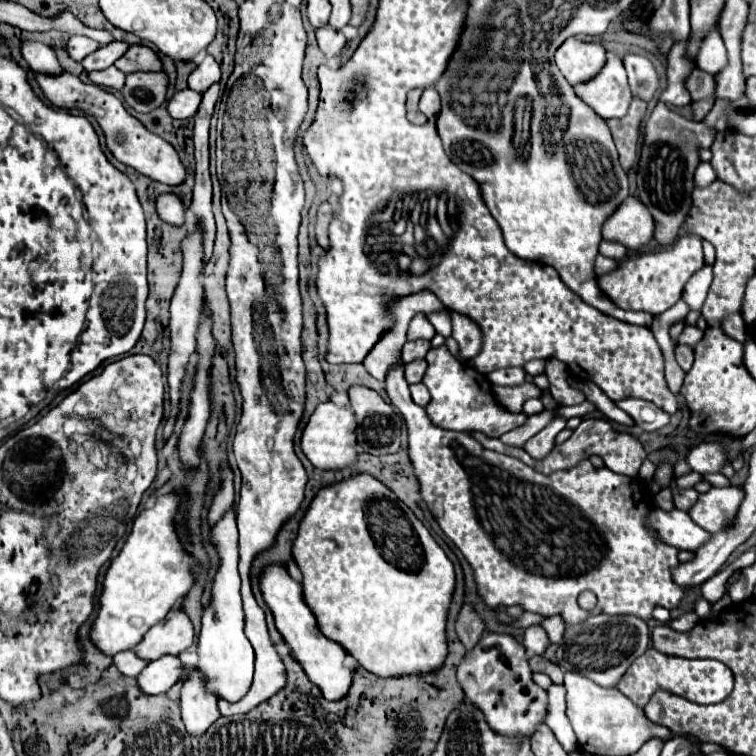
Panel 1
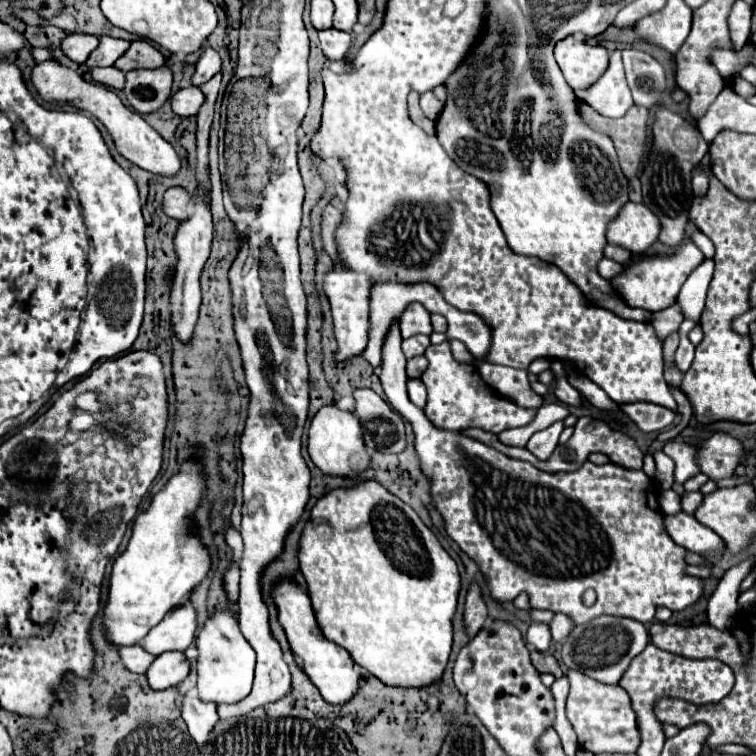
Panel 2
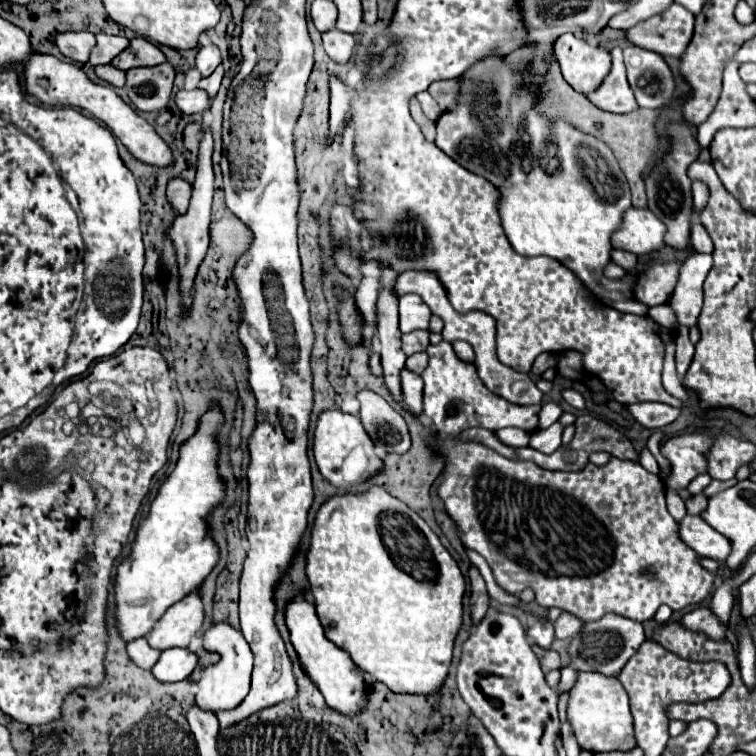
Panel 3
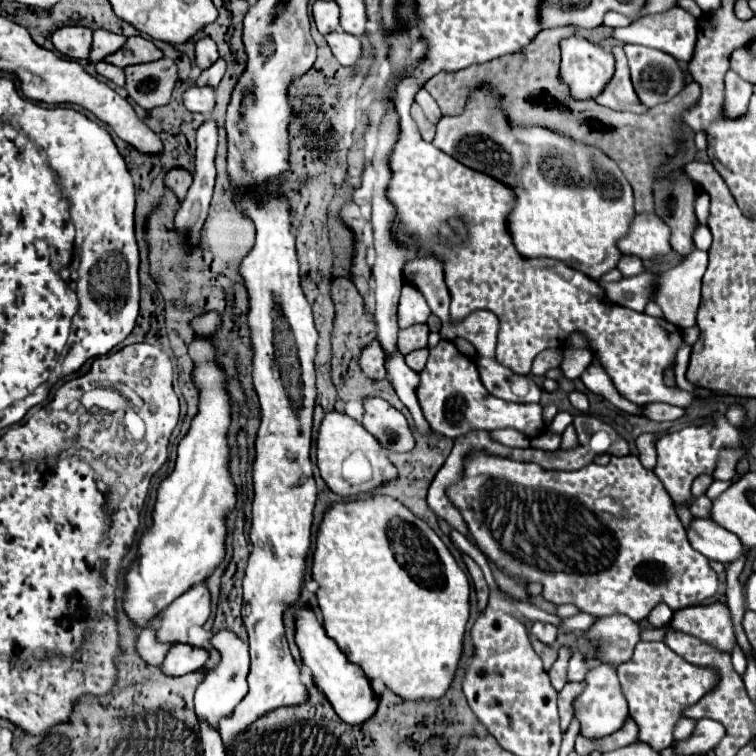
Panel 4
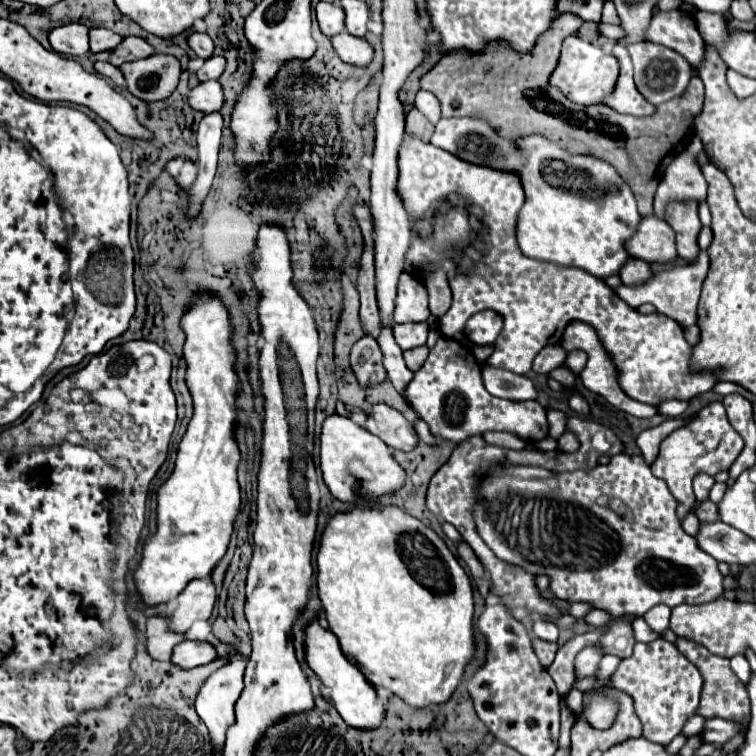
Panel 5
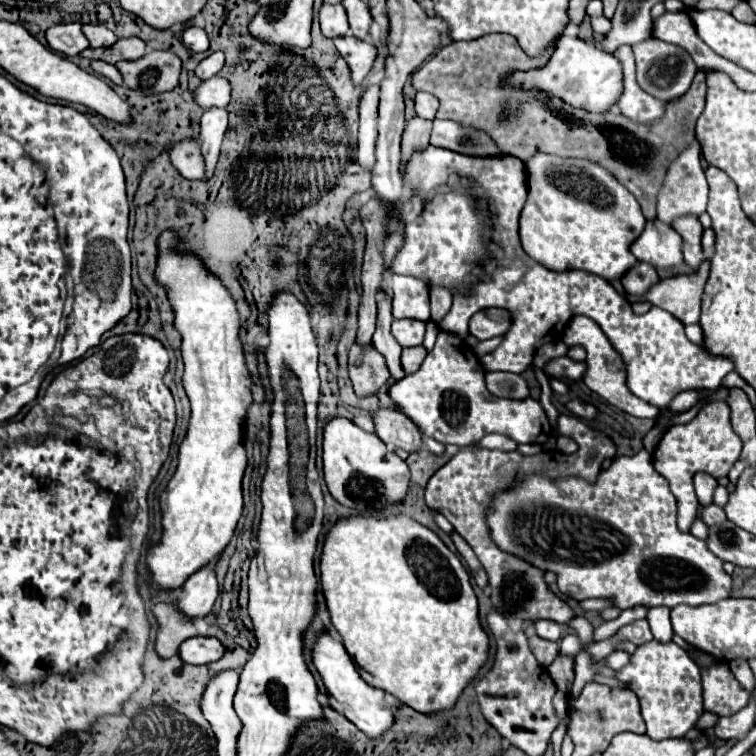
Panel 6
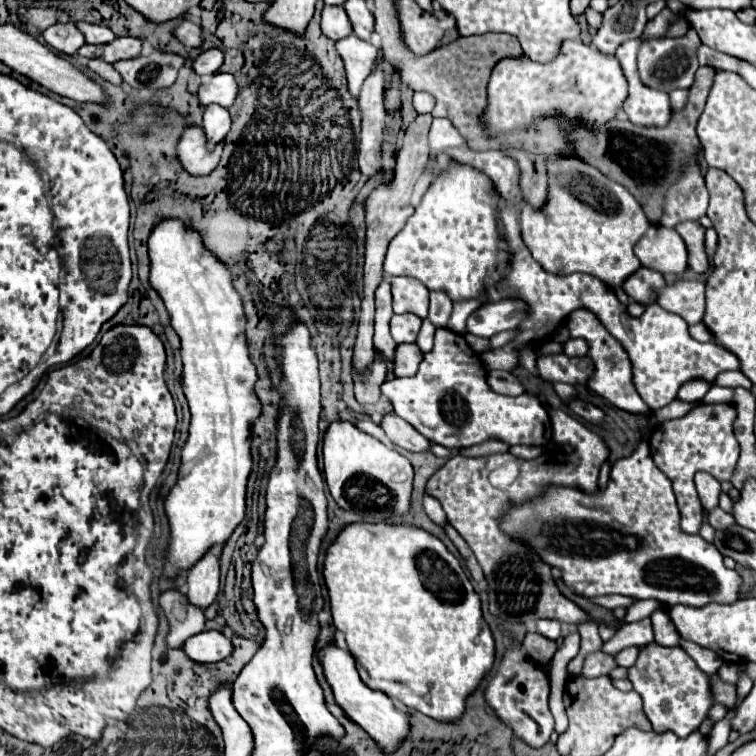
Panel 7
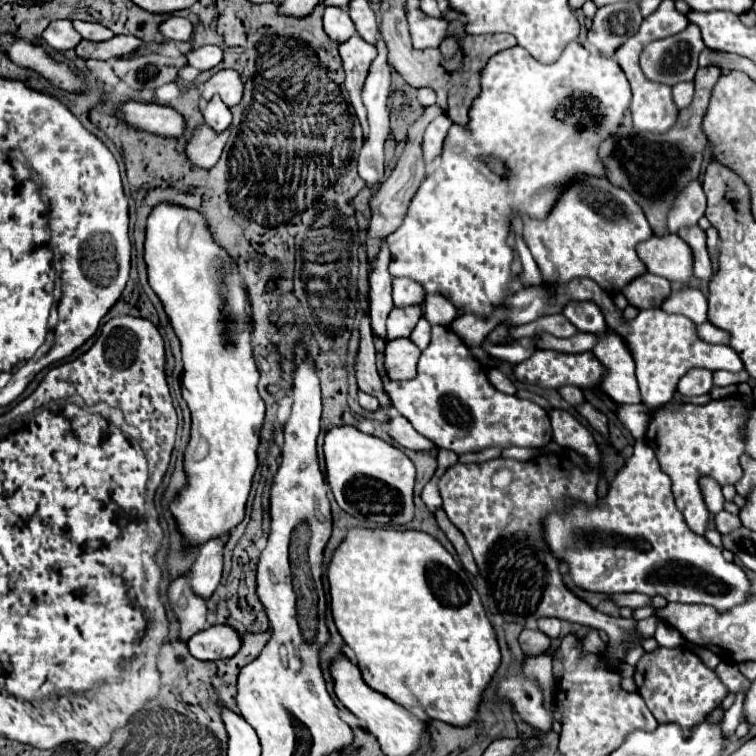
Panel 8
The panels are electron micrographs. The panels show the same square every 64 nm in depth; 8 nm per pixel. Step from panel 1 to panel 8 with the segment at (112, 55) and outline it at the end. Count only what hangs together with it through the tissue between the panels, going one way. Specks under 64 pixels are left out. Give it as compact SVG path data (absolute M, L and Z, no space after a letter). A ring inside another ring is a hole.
M74 20L72 22L74 28L80 32L82 38L86 40L92 40L92 42L104 42L104 40L110 40L114 36L112 30L108 30L106 26L102 24L96 24L96 22L82 22L82 20Z

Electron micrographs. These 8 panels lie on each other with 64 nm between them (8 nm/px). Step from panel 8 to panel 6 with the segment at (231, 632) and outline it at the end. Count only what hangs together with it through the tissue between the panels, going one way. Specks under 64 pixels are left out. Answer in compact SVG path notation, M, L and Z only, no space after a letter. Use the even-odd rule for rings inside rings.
M194 636L182 642L178 654L188 664L210 664L224 656L224 644L214 636Z

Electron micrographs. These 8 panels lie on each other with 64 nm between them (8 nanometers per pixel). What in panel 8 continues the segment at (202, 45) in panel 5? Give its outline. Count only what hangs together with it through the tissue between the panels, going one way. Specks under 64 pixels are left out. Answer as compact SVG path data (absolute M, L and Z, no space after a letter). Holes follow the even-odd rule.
M166 16L166 20L160 24L160 34L168 40L190 40L192 38L192 24L190 20L182 16Z

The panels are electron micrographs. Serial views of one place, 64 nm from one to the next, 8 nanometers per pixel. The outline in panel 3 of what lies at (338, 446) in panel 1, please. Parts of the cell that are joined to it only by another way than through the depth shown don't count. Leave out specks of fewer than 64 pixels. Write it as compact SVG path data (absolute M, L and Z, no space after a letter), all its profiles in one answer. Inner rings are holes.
M338 408L320 414L314 430L314 458L320 474L336 488L356 488L384 470L384 462L374 454L374 444L360 420Z

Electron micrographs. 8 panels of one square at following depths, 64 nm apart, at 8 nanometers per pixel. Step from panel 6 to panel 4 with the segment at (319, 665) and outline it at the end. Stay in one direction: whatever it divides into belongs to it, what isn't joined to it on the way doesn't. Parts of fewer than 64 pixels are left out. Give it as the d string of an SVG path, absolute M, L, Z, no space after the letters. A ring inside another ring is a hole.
M300 610L296 614L296 644L300 648L302 654L302 662L312 670L316 686L324 692L324 696L328 698L328 702L334 706L336 714L346 722L346 724L364 724L366 720L370 720L376 714L378 708L378 698L368 682L368 678L364 676L362 668L348 662L346 656L340 652L338 644L328 638L326 630L322 628L322 624L316 620L314 610Z

